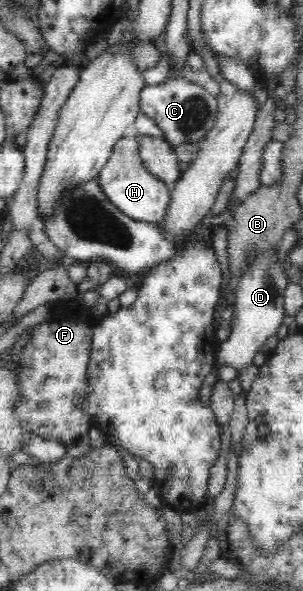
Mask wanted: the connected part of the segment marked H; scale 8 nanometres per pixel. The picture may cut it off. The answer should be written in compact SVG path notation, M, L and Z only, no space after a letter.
M130 131L115 143L111 156L97 176L97 182L112 205L118 207L128 217L157 224L168 211L171 187L143 166L140 152L138 152L140 142L136 136Z

